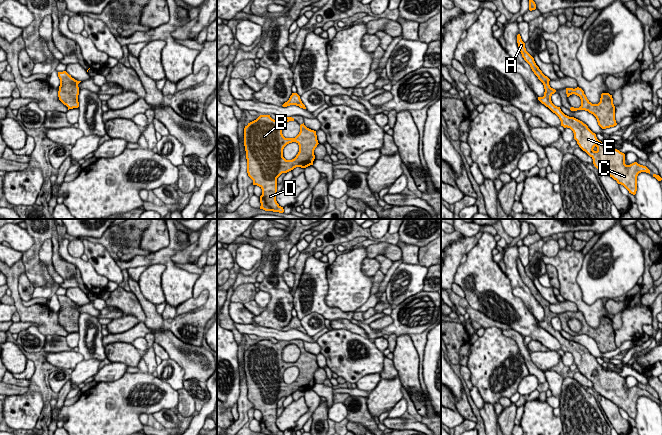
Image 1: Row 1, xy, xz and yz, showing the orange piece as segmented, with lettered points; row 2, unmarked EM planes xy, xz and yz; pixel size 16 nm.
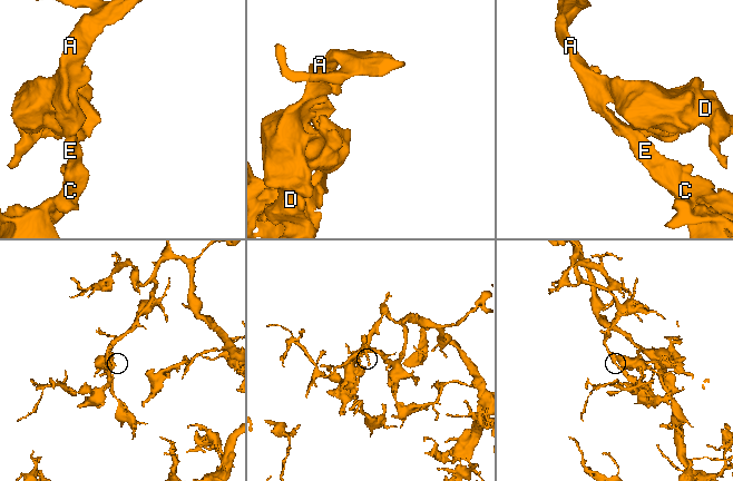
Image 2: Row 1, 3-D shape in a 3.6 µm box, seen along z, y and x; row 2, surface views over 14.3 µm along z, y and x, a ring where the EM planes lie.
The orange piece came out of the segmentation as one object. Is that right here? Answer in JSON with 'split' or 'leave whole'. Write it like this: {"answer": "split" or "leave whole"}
{"answer": "leave whole"}

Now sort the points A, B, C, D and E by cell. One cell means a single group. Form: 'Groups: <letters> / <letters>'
Groups: A B C D E

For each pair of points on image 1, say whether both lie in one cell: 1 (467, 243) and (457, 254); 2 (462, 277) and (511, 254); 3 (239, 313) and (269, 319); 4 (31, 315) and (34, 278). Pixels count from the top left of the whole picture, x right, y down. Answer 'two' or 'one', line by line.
1: one
2: two
3: two
4: two

